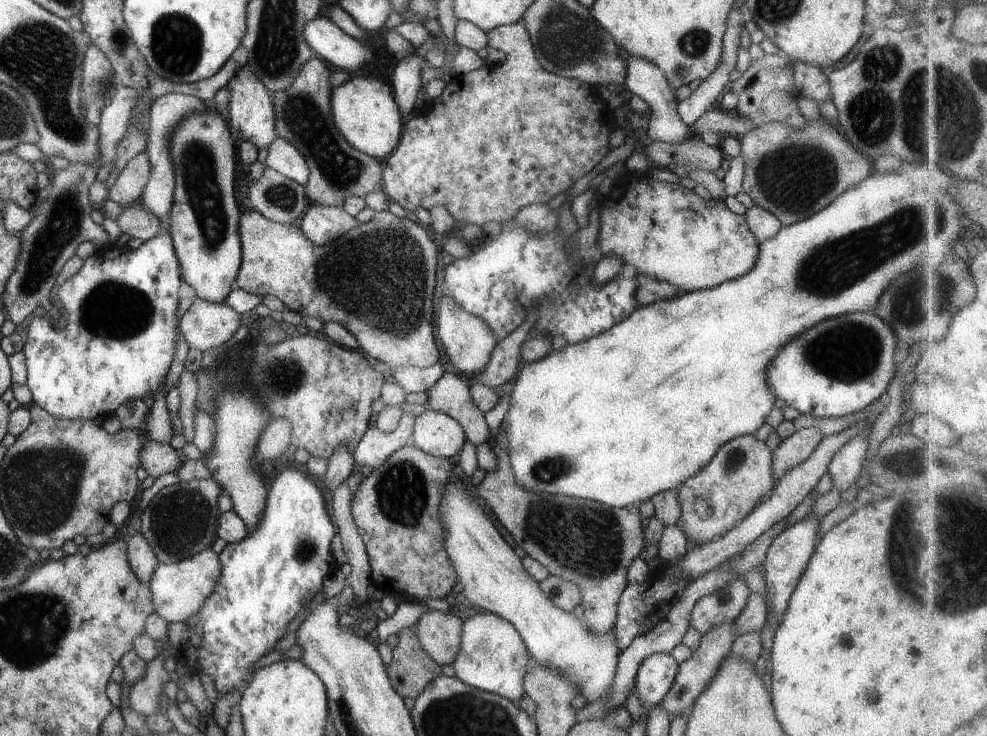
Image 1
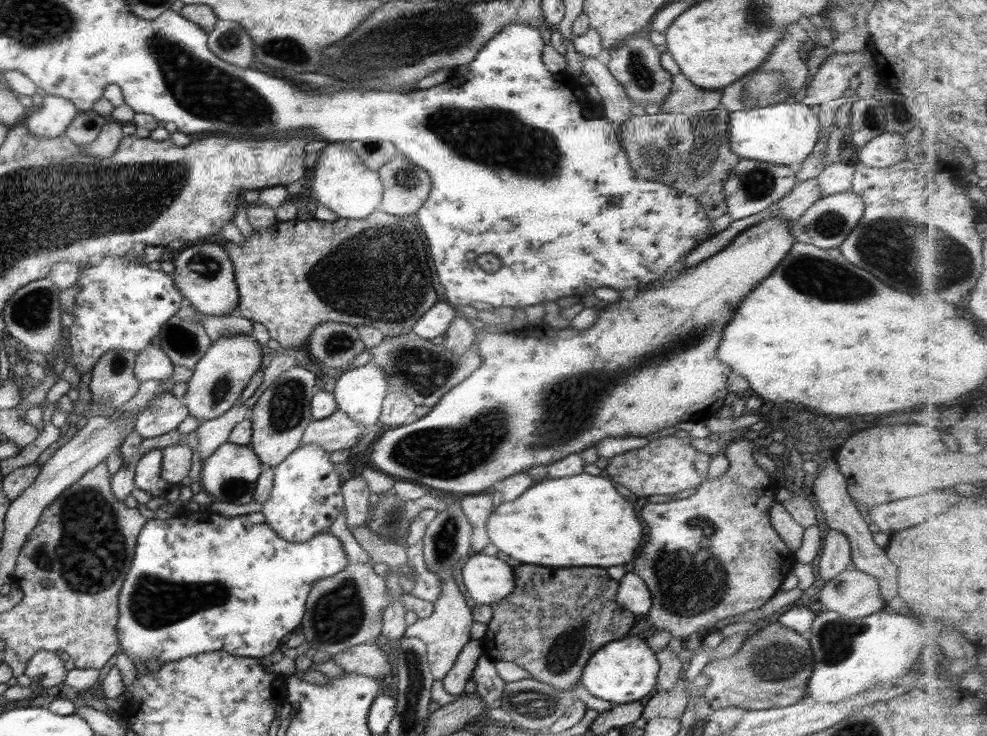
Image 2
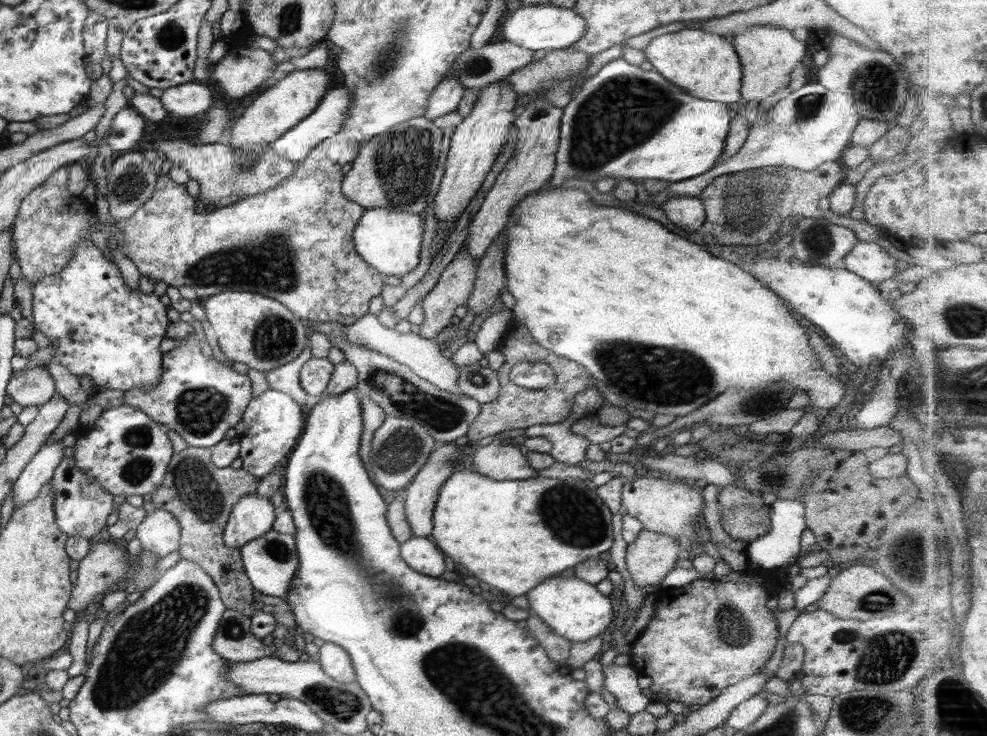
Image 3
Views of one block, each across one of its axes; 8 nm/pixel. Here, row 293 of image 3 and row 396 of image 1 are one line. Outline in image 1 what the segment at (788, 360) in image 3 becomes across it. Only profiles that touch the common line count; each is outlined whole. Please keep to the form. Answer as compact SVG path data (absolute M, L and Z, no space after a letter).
M902 161L897 168L896 172L883 175L871 172L870 176L859 182L859 185L837 196L819 212L815 212L800 222L782 226L773 238L759 242L757 260L747 274L721 282L713 288L680 292L675 298L663 298L646 305L636 306L627 318L616 322L609 330L585 342L567 343L561 350L552 350L545 358L523 366L510 386L512 393L509 394L509 411L502 418L501 423L505 430L505 438L507 438L507 451L515 482L535 492L543 490L547 494L587 498L599 504L621 508L651 499L654 494L661 491L677 489L689 476L697 474L722 444L742 434L753 435L763 424L775 400L775 396L765 386L765 366L767 362L773 360L773 356L785 342L809 330L821 320L843 316L847 312L873 310L875 300L877 300L875 296L879 296L879 290L883 290L891 282L891 278L895 278L899 272L905 272L905 270L909 272L917 266L937 268L947 258L953 256L955 240L961 234L959 224L961 222L963 226L967 224L959 202L950 198L950 192L955 185L958 185L959 180L951 179L937 166L913 165Z

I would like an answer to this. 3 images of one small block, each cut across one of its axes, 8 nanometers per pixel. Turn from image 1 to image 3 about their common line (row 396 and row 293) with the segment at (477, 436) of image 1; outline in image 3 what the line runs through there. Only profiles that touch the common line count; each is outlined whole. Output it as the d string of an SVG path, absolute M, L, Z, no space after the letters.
M460 247L454 258L443 268L435 286L419 301L419 304L422 305L423 320L418 326L417 334L421 338L433 339L434 336L437 336L450 324L449 318L453 316L453 310L457 306L466 304L471 291L473 291L476 268L477 260L472 259L465 247Z

